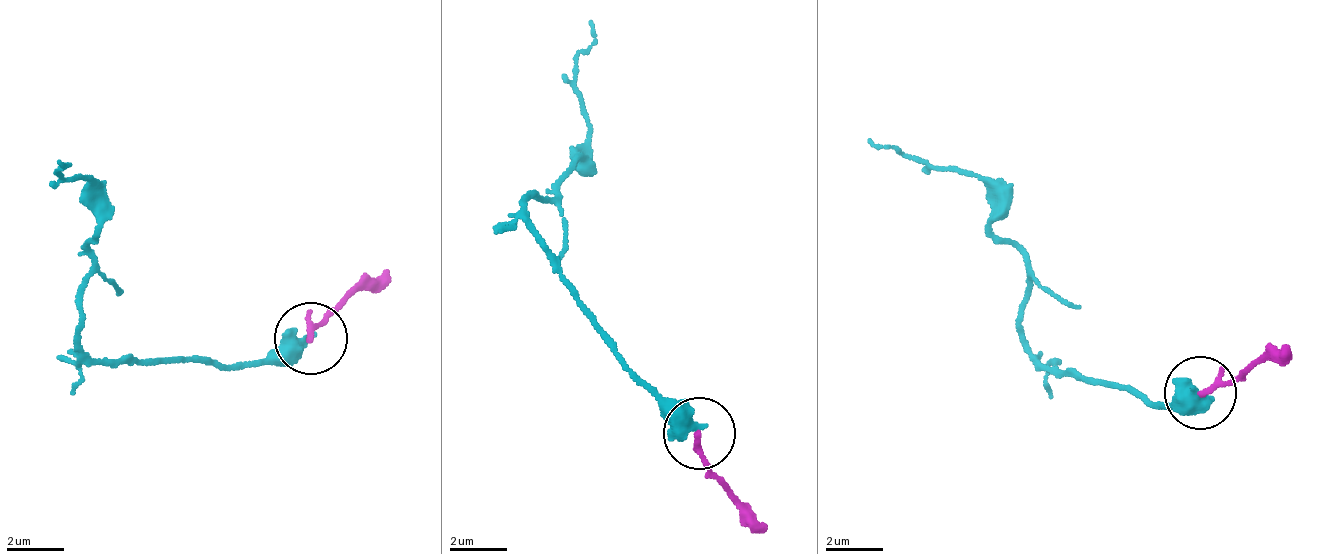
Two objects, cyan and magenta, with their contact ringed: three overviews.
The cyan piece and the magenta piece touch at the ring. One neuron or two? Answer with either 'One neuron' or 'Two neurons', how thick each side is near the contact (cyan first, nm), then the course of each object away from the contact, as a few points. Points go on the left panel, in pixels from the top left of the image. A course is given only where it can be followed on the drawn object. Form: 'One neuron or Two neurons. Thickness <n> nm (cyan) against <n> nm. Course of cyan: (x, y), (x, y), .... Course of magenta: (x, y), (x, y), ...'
Two neurons. Thickness 460 nm (cyan) against 200 nm. Course of cyan: (307, 337), (220, 365), (91, 357), (79, 331), (102, 227), (93, 192), (59, 174), (69, 162), (57, 157). Course of magenta: (309, 336), (326, 317), (389, 268)

